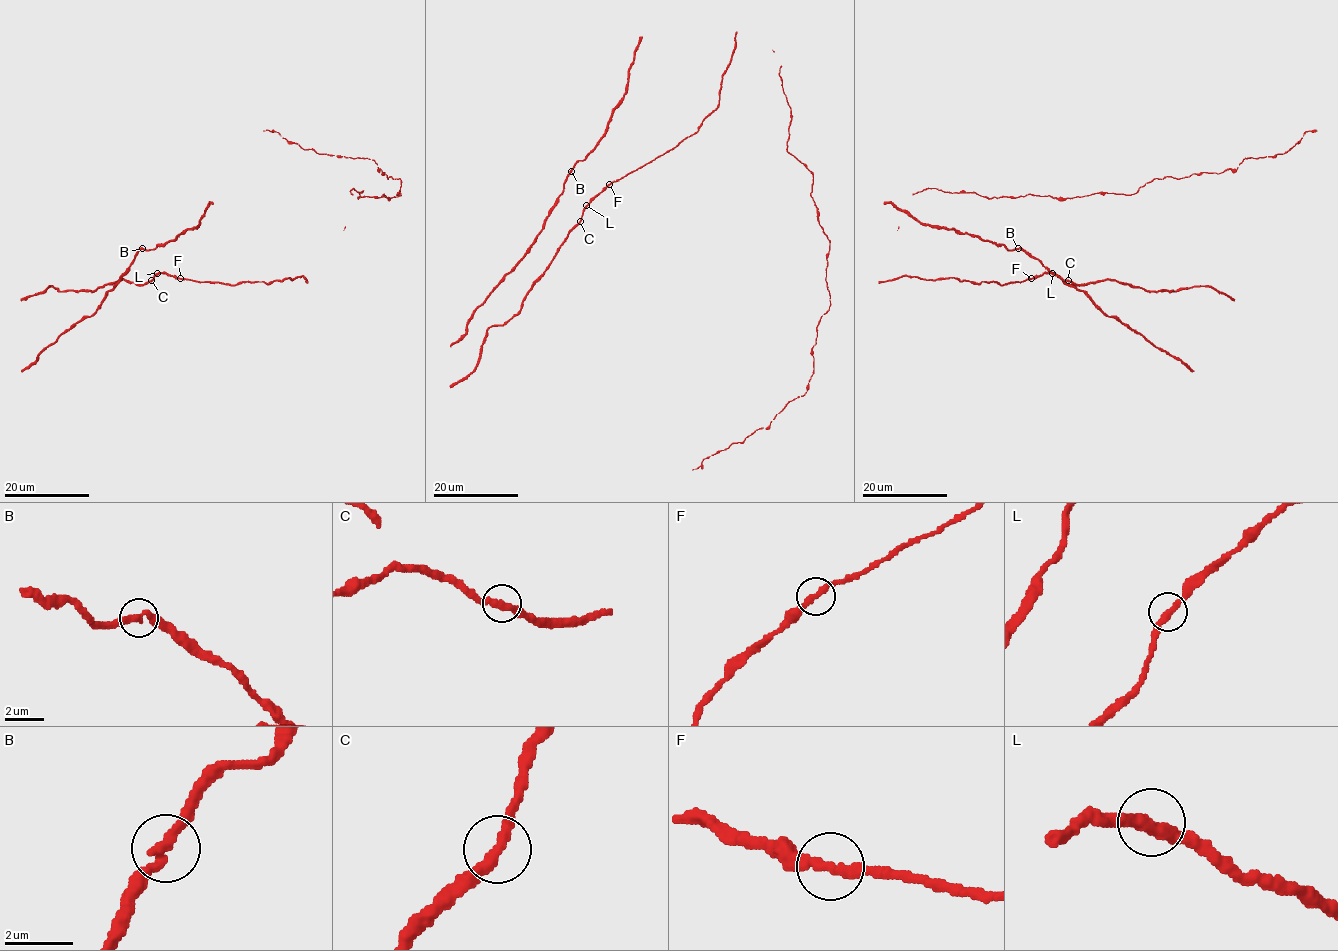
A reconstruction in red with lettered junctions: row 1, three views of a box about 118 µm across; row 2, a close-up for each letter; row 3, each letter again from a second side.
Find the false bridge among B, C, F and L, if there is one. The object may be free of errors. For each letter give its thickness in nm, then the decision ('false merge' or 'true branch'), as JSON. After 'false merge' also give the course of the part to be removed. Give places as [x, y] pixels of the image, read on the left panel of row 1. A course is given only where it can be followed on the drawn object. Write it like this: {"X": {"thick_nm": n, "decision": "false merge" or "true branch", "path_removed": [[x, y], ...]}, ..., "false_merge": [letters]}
{"B": {"thick_nm": 320, "decision": "true branch"}, "C": {"thick_nm": 320, "decision": "true branch"}, "F": {"thick_nm": 320, "decision": "true branch"}, "L": {"thick_nm": 340, "decision": "true branch"}, "false_merge": []}

